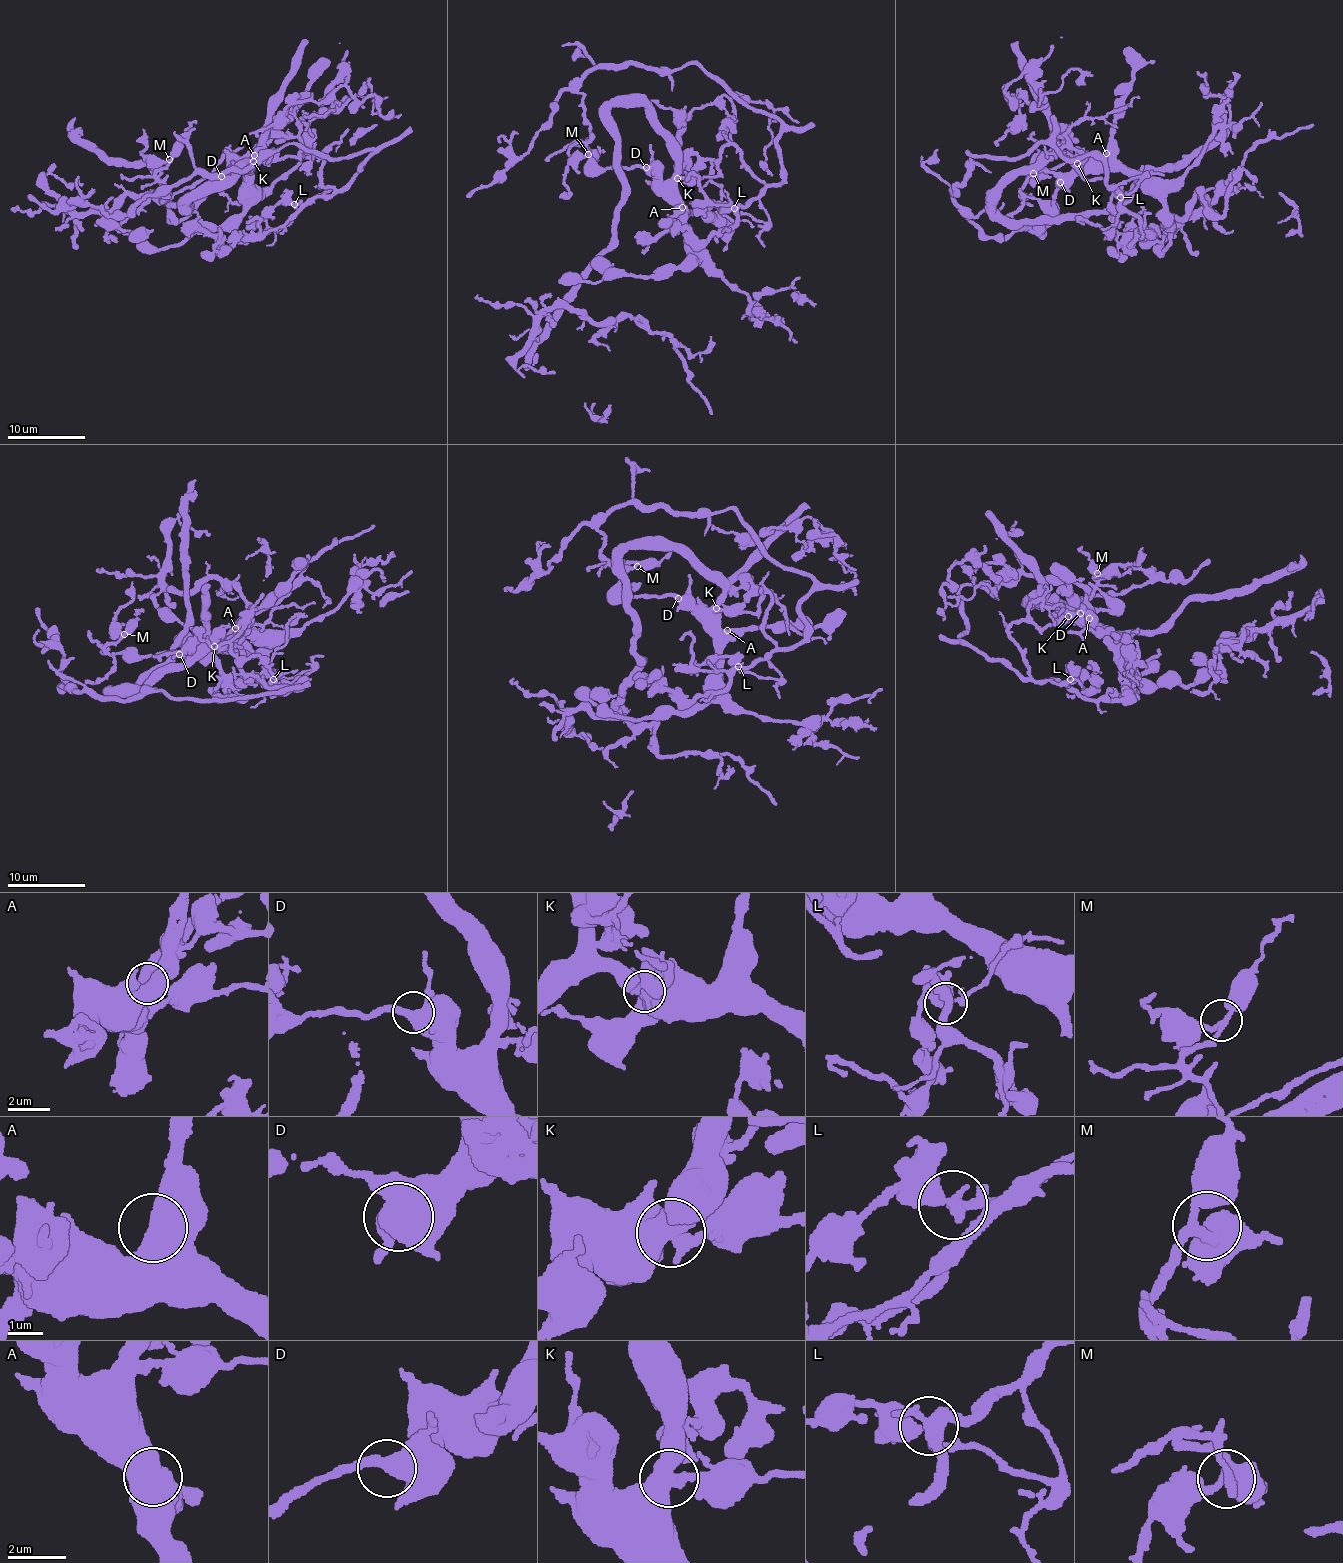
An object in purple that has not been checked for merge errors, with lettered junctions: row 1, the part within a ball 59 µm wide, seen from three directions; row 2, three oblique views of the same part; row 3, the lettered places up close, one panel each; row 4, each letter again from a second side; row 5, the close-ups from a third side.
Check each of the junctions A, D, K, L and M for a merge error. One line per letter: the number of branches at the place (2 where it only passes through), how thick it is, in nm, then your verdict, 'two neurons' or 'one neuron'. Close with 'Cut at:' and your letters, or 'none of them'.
A: branches 1; calibre 800 nm; one neuron
D: branches 2; calibre 550 nm; one neuron
K: branches 3; calibre 500 nm; two neurons
L: branches 3; calibre 320 nm; one neuron
M: branches 3; calibre 240 nm; one neuron
Cut at: K

